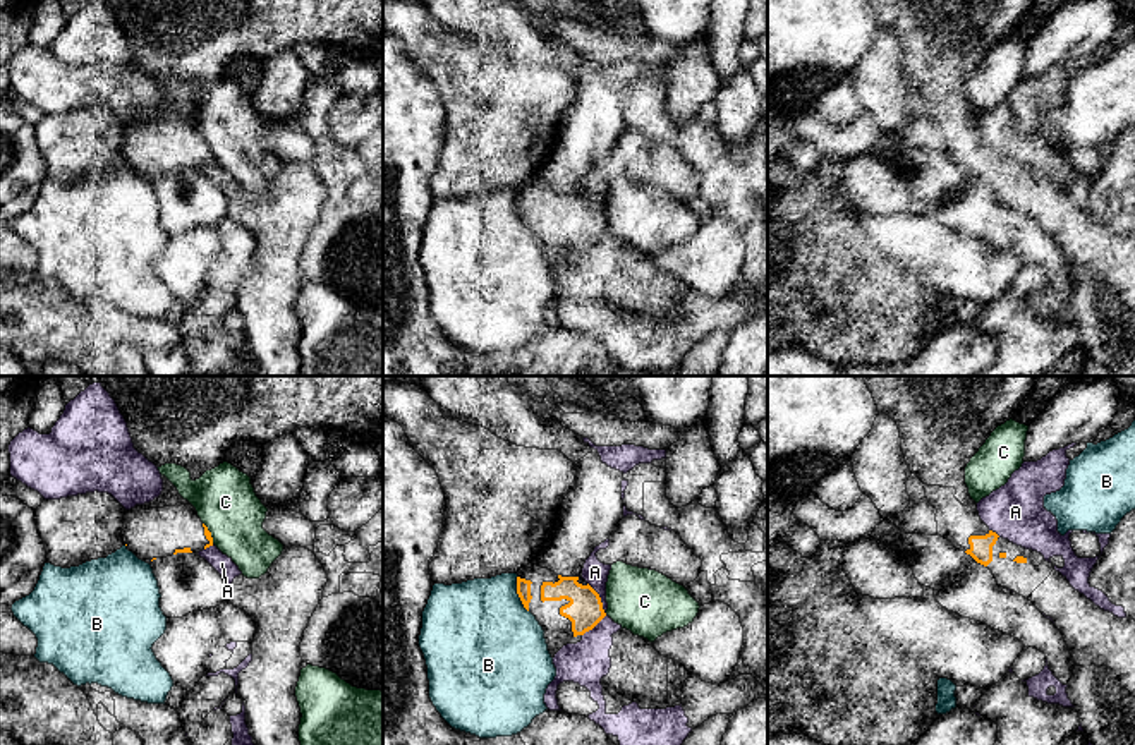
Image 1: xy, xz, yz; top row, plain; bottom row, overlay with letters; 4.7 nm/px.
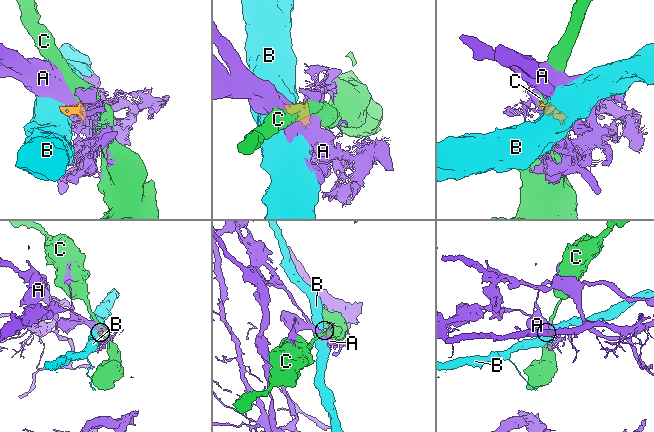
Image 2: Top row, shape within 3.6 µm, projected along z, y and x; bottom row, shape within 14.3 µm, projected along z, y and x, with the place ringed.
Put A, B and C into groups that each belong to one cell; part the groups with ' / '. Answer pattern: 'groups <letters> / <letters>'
groups A / B / C

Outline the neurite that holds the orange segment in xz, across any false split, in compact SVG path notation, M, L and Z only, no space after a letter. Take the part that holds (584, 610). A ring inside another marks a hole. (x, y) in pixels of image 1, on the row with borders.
M539 565L519 573L517 594L543 627L551 657L606 616L599 594L582 577L561 577Z

